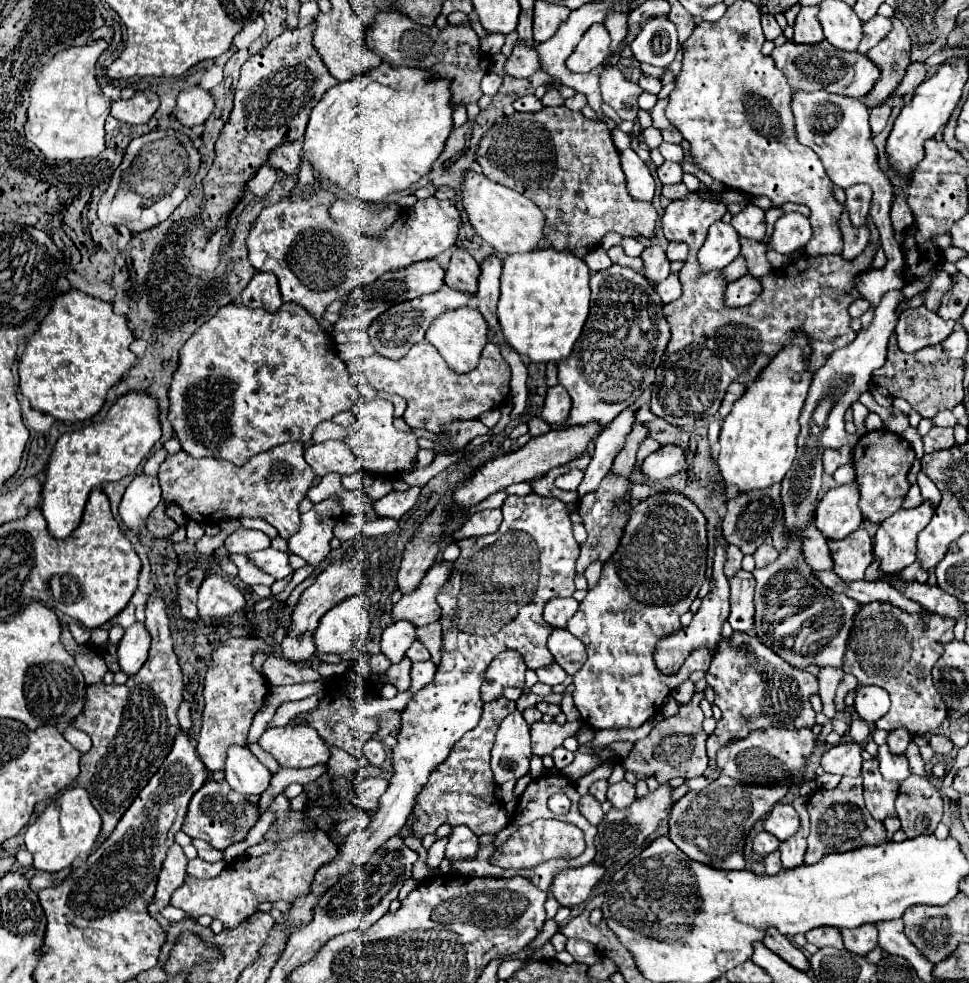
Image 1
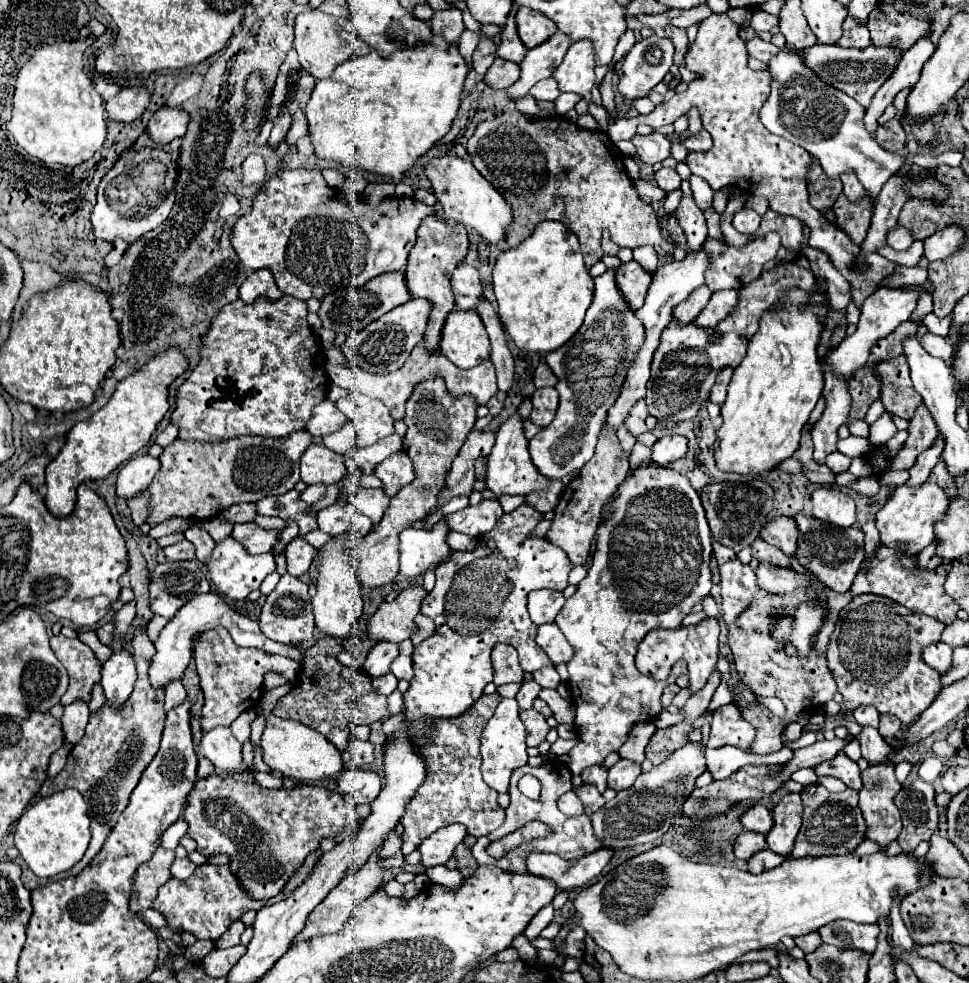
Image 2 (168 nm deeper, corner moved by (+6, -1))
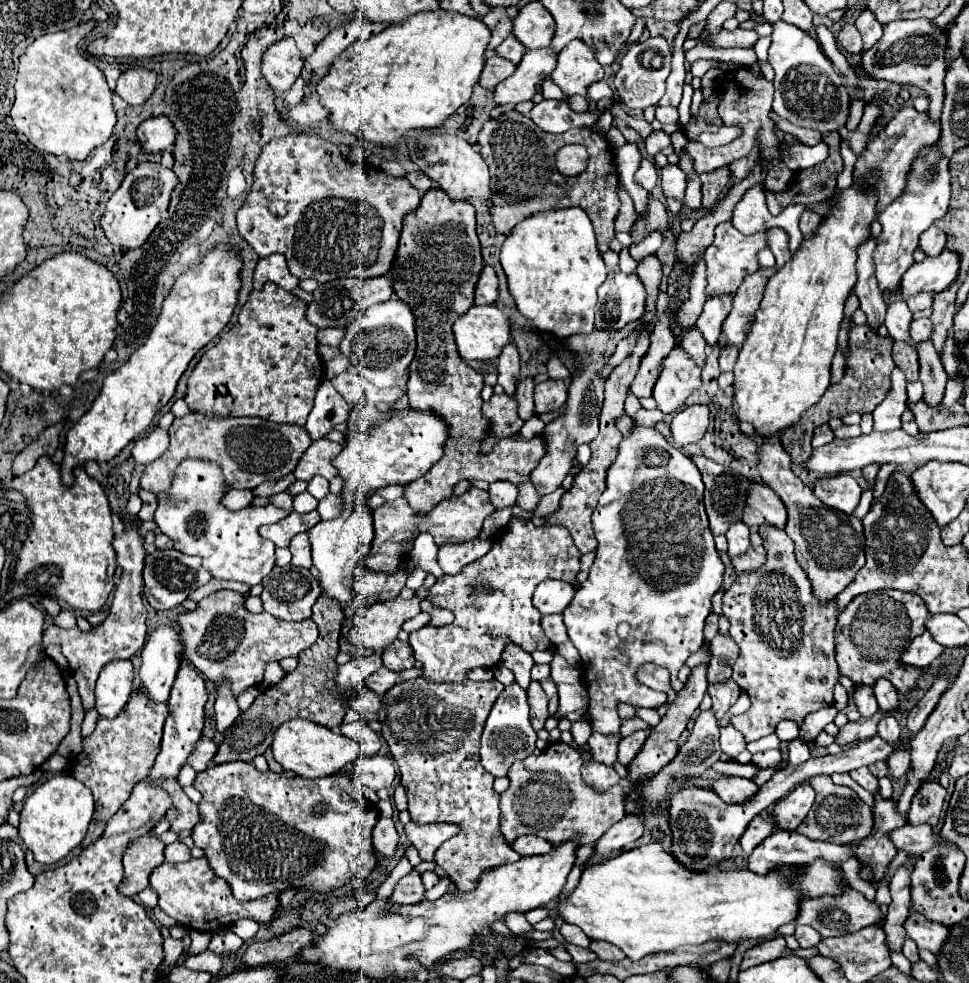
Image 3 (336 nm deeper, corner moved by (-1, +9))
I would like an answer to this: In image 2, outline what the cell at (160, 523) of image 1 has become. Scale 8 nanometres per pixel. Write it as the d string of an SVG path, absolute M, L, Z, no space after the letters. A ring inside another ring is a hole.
M140 493L128 499L128 507L132 511L132 521L136 525L146 523L146 499L140 499Z

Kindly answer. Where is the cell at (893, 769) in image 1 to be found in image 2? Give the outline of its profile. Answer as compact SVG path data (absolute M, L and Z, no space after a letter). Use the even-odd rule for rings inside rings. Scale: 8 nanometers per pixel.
M862 727L862 731L856 735L856 741L860 743L862 749L862 757L870 763L890 763L886 759L886 755L890 755L890 745L882 739L882 735L878 733L878 729L872 727Z

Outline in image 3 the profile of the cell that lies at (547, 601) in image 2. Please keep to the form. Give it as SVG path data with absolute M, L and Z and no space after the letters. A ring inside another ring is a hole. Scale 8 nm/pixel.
M549 579L537 585L533 595L533 605L541 615L563 613L563 609L571 603L573 595L575 595L575 587L571 583Z

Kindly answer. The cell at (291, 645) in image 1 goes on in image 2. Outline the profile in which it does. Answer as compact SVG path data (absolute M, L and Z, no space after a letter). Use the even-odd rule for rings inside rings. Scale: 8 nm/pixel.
M288 573L282 575L278 585L274 587L274 591L266 595L266 603L260 609L258 623L260 623L260 629L266 637L280 641L280 643L312 641L314 639L314 615L312 615L312 607L310 607L308 585Z

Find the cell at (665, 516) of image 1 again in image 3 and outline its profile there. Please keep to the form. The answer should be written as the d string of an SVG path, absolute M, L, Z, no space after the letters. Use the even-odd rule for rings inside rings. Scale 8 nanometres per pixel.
M635 425L629 439L621 441L619 455L607 471L607 489L593 511L593 531L599 541L595 563L591 565L587 581L577 587L573 601L563 611L569 639L583 661L581 681L589 691L589 723L597 733L619 733L619 703L655 709L667 701L667 693L639 685L635 673L641 665L655 663L665 667L671 673L671 687L679 691L683 687L677 679L679 669L705 641L705 619L711 613L713 593L723 585L725 565L719 559L713 533L709 529L703 491L705 485L701 481L701 473L691 457L675 449L655 429Z

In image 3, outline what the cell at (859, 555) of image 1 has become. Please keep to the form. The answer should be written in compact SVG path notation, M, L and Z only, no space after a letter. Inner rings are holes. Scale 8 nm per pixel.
M779 437L765 439L761 445L761 457L759 457L759 473L763 481L783 499L789 519L787 519L787 535L795 543L795 555L797 561L801 561L801 567L807 571L813 593L819 601L829 601L835 595L839 595L859 573L859 569L865 565L865 533L863 533L863 521L855 515L839 513L837 509L829 509L823 505L811 487L807 487L791 469L791 457L785 453Z

